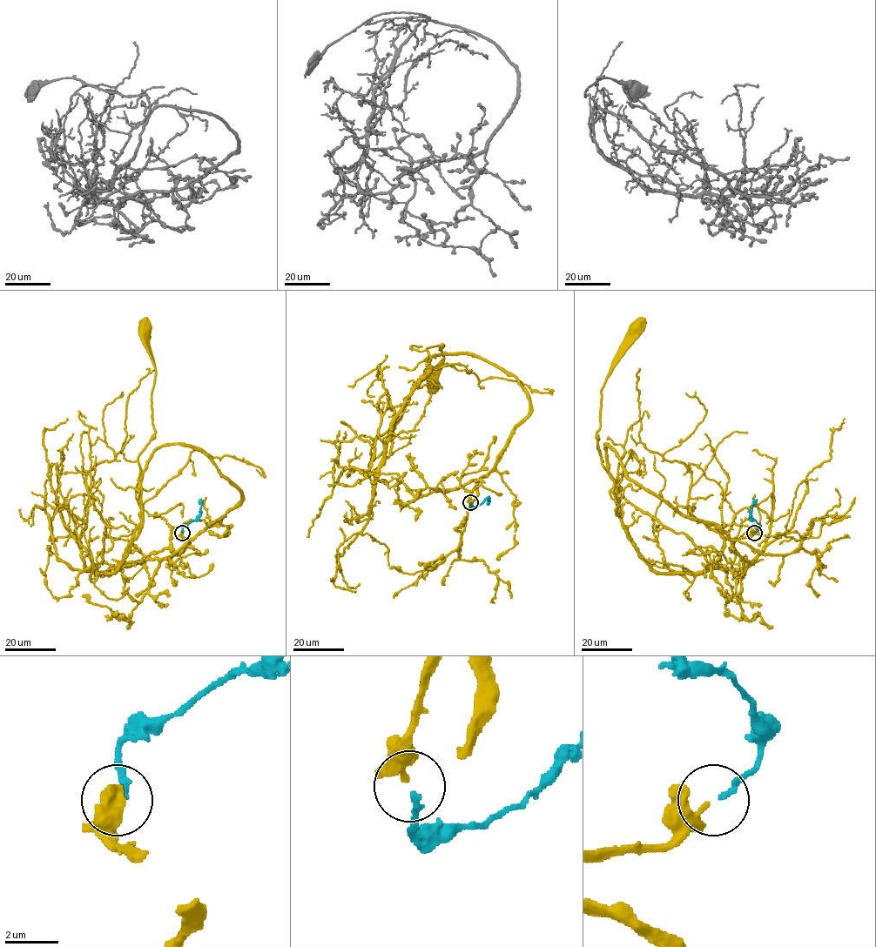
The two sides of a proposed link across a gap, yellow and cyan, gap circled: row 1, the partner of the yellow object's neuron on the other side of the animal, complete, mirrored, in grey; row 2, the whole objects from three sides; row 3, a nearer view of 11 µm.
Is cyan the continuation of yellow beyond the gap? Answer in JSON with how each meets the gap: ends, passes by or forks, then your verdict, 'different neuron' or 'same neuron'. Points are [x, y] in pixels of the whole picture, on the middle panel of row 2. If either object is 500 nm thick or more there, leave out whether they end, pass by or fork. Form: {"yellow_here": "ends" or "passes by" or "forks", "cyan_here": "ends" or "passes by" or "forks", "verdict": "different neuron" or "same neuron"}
{"yellow_here": "ends", "cyan_here": "ends", "verdict": "same neuron"}

